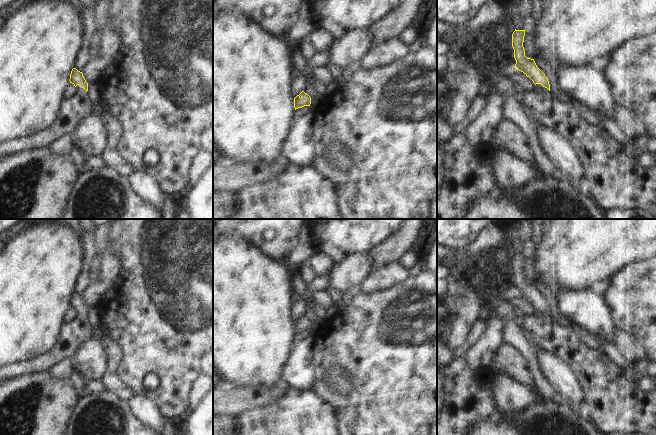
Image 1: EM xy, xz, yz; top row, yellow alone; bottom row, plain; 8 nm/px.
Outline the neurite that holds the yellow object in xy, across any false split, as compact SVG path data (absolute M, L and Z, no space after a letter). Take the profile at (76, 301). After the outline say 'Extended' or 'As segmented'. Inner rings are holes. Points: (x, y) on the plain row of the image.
M73 292L70 298L69 305L76 311L76 317L73 320L63 324L56 344L47 353L39 357L35 357L29 361L23 361L20 363L15 363L13 365L1 367L0 384L4 383L7 380L14 379L23 375L46 372L62 358L72 359L77 349L92 337L92 326L89 324L87 319L88 307L86 306L83 297L78 295L76 292Z. Extended.

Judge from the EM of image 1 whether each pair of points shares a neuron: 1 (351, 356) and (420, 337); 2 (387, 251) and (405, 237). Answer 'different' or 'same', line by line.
1: same
2: same

